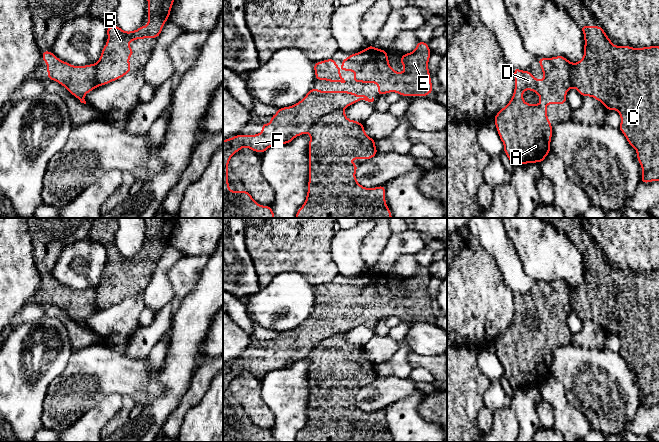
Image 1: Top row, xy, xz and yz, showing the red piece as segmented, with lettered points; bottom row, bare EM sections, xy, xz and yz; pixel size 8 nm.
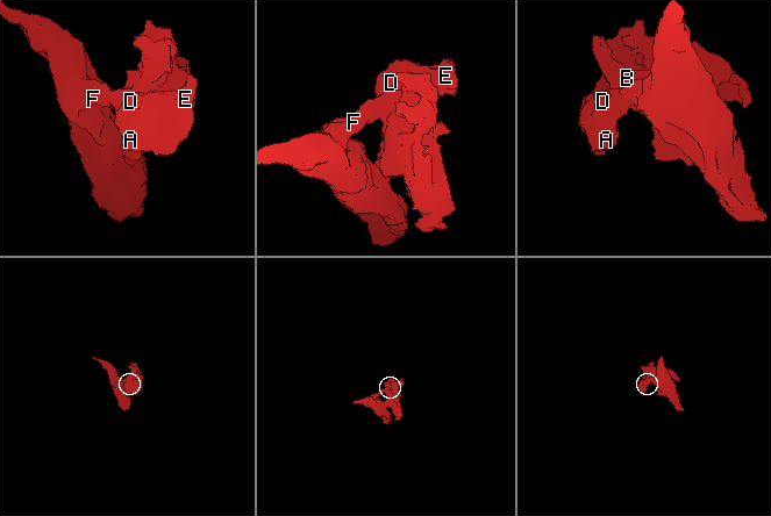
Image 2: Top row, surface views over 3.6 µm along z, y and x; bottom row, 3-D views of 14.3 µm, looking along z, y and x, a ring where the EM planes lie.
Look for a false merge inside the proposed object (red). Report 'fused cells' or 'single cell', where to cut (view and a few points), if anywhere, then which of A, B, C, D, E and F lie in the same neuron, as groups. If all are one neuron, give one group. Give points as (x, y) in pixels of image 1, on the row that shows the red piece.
fused cells; cut in xz along (343, 107), (322, 115), (307, 131); A D E F / B C

